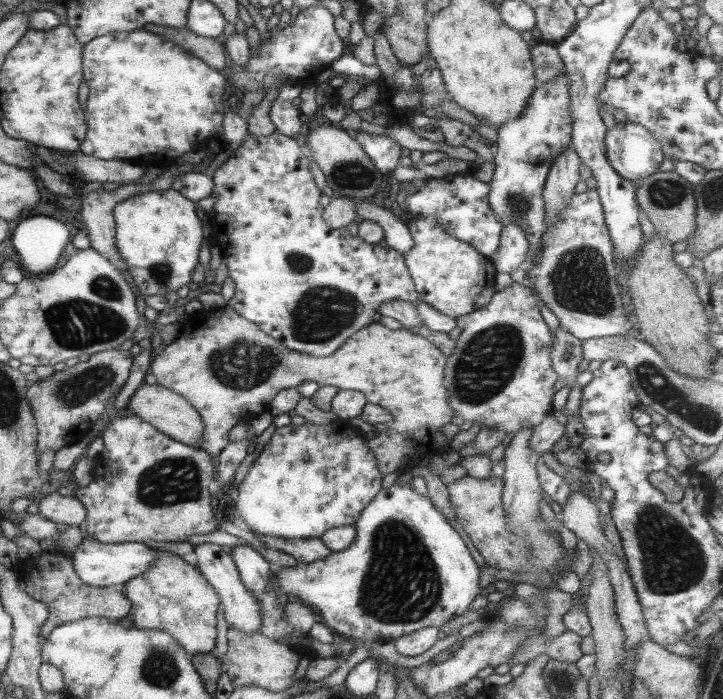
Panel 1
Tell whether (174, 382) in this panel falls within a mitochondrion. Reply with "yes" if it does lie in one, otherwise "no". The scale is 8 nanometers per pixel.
no

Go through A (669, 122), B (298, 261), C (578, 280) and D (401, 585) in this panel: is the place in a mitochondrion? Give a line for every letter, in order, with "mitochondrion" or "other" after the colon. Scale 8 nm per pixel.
A: other
B: mitochondrion
C: mitochondrion
D: mitochondrion

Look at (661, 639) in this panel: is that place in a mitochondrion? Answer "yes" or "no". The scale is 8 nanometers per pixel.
no

